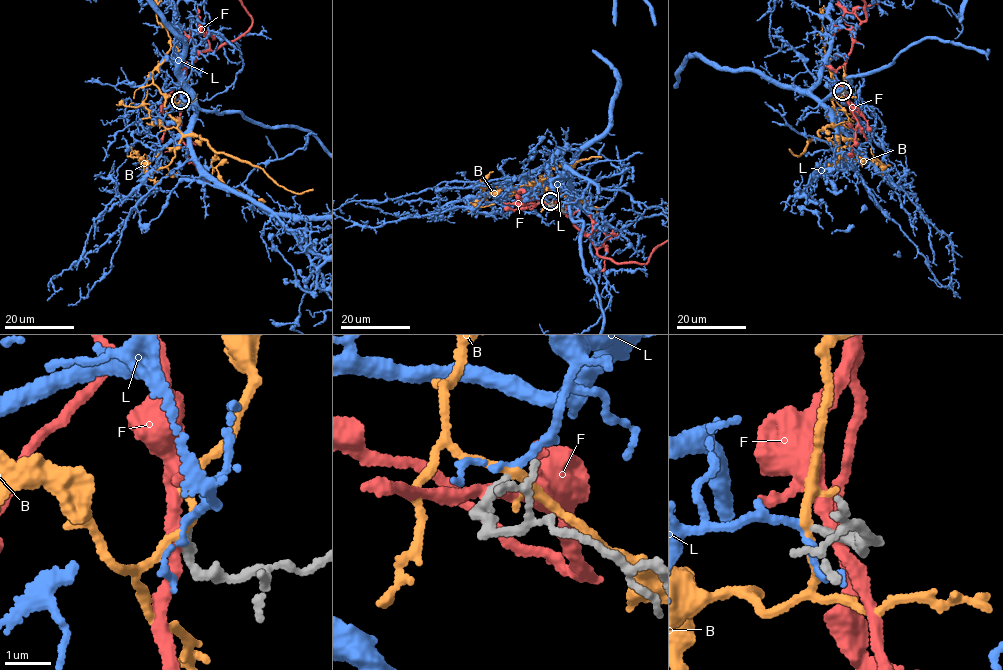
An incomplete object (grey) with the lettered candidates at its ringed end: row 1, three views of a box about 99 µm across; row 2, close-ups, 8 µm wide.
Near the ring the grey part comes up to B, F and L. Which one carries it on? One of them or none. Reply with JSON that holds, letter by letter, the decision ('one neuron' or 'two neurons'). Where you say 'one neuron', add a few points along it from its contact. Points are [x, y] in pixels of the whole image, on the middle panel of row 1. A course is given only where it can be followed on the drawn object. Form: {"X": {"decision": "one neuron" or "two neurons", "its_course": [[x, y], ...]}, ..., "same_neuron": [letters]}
{"B": {"decision": "two neurons"}, "F": {"decision": "two neurons"}, "L": {"decision": "one neuron"}, "same_neuron": ["L"]}

